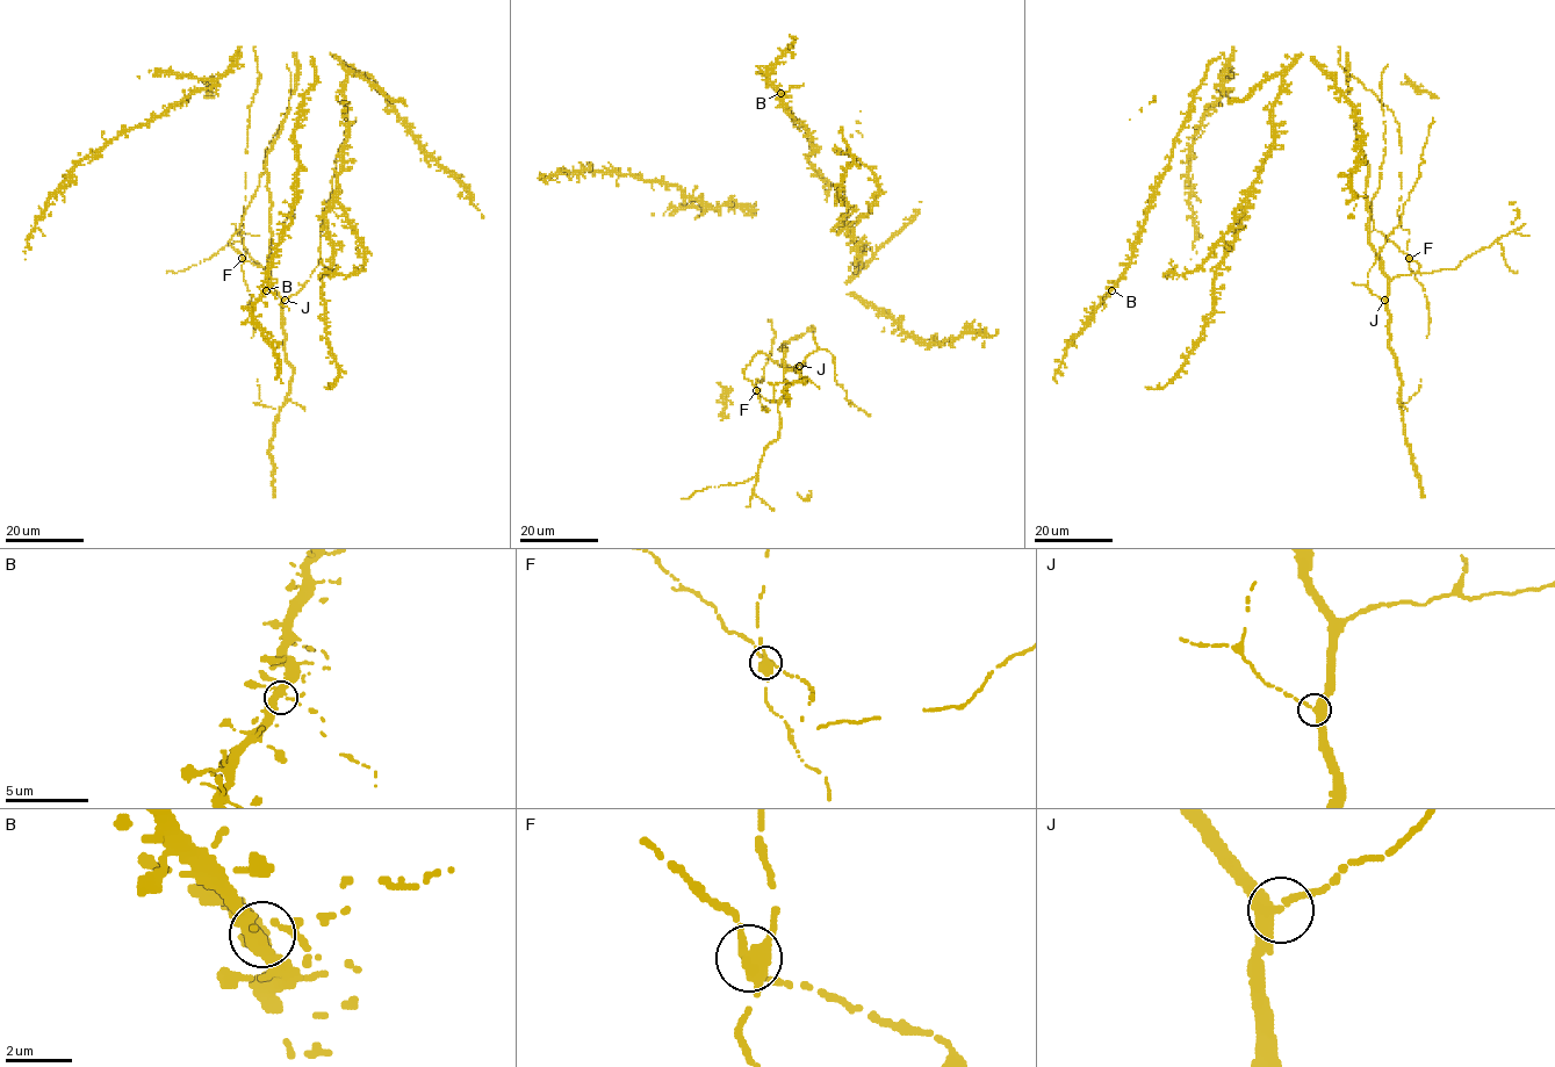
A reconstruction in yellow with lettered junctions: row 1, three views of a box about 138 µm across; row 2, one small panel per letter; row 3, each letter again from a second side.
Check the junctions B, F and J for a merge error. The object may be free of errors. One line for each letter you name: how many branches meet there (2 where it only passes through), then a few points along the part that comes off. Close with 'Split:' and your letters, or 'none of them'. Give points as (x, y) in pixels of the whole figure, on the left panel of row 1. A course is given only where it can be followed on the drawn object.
Split: none of them

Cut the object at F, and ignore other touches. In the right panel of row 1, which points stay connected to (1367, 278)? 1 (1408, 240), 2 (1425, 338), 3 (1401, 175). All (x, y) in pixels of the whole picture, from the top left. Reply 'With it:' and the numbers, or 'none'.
With it: none

